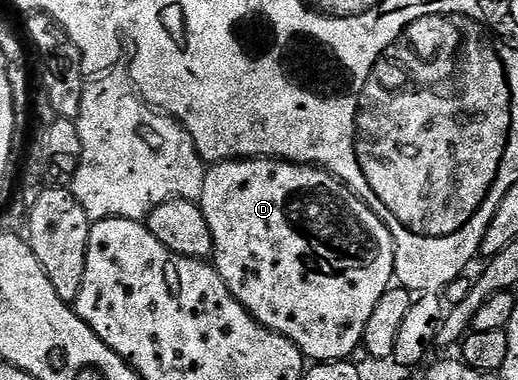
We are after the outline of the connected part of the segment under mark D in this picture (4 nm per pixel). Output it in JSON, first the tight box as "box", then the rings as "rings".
{"box":[199,157,395,363],"rings":[[[242,157],[236,161],[219,161],[210,164],[205,170],[203,191],[199,202],[203,211],[203,219],[207,219],[207,227],[211,227],[213,240],[212,264],[219,271],[223,283],[235,295],[235,299],[263,327],[291,339],[295,347],[313,363],[327,361],[343,361],[352,358],[353,352],[359,349],[363,339],[363,331],[367,327],[367,319],[371,319],[371,311],[375,311],[375,303],[383,299],[383,295],[394,284],[395,243],[391,231],[338,177],[315,165],[298,165],[295,161],[279,161],[275,157]]]}

